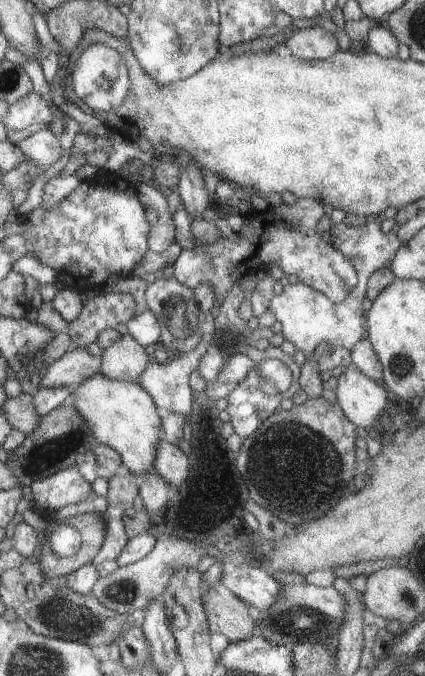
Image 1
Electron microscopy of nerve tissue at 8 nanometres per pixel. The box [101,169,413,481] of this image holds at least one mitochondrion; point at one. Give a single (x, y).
(183, 302)

